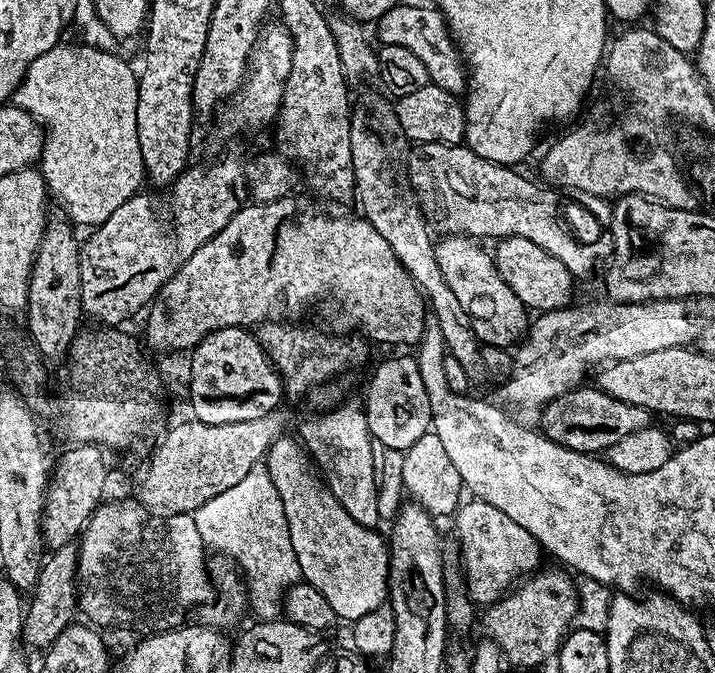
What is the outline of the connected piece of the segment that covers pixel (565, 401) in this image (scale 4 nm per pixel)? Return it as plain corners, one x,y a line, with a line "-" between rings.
581,386
570,390
539,409
538,428
546,439
575,452
604,454
610,446
614,446
614,442
622,442
626,434
634,434
640,428
649,427
650,414
645,408
616,400
598,386
588,387

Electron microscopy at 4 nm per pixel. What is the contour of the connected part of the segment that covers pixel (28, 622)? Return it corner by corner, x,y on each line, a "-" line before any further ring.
72,541
66,546
51,551
40,567
40,574
33,589
33,598
28,602
24,616
23,643
29,649
51,648
53,642
69,627
78,610
79,545

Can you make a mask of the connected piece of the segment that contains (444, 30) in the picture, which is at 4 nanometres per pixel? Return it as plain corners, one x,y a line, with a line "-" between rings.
397,2
382,18
375,21
376,28
375,39
381,45
402,46
410,50
410,54
415,54
426,66
428,79
431,83
442,86
442,90
460,94
469,87
468,69
464,62
464,57
460,55
460,49
457,48
455,40
452,39
452,33
448,30
448,23
444,21
444,16
438,8
420,4
404,4

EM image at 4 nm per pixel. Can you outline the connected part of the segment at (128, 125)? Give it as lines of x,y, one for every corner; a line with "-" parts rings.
61,42
52,47
44,54
40,54
27,67
23,80
16,88
14,97
15,107
22,108
30,113
36,120
39,120
41,127
45,131
45,142
43,144
43,154
40,159
40,171
43,174
44,183
47,185
51,195
62,200
62,204
67,213
65,215
75,224
82,226
90,226
89,228
99,227
104,224
106,219
110,218
110,214
114,214
123,202
130,197
137,195
139,188
146,180
144,163
142,162
142,152
139,149
138,126
137,126
137,104
138,104
138,84
139,77
135,69
122,58
116,56
115,51
94,47
91,44
77,42
77,44
67,44

